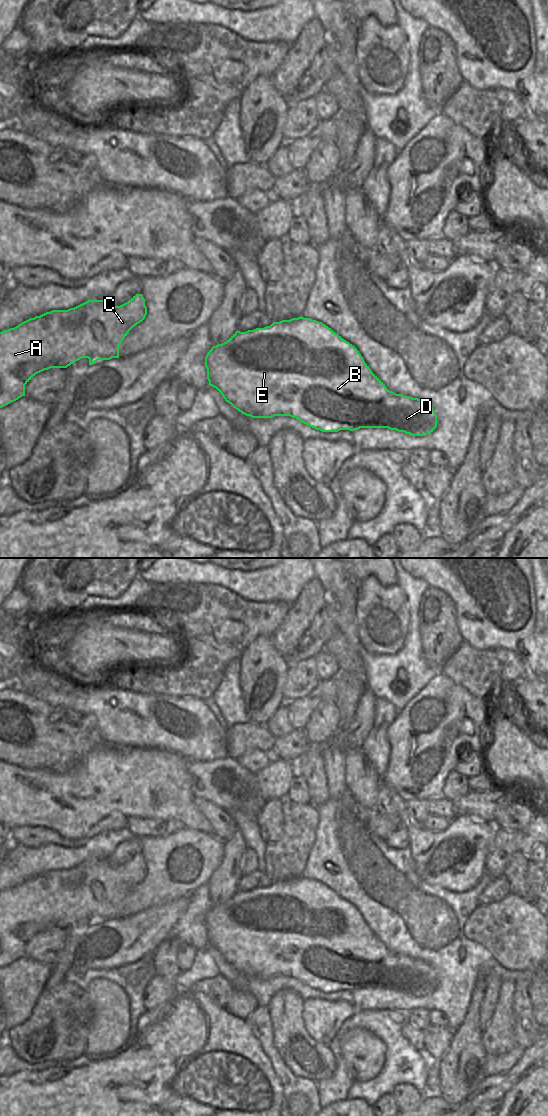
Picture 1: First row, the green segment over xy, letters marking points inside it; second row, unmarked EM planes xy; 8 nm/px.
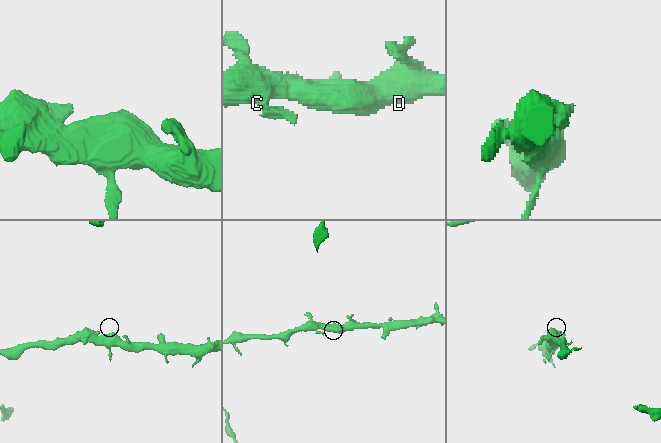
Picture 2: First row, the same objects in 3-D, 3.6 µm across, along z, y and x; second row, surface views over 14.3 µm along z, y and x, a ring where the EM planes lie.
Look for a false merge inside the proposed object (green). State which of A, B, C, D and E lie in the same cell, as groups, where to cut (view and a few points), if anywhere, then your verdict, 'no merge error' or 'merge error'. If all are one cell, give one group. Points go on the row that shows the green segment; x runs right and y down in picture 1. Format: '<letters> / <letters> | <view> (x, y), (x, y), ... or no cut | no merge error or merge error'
A B C D E | no cut | no merge error

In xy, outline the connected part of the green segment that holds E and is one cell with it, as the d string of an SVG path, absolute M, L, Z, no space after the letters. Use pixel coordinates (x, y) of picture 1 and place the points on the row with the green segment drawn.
M300 316L246 332L237 330L226 342L209 350L205 367L209 386L216 388L233 408L252 418L290 416L322 432L388 428L412 436L426 436L437 427L437 415L429 404L388 390L355 346L322 322L310 318Z

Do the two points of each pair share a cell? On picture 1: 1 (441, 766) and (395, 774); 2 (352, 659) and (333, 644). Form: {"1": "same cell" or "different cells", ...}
{"1": "same cell", "2": "same cell"}

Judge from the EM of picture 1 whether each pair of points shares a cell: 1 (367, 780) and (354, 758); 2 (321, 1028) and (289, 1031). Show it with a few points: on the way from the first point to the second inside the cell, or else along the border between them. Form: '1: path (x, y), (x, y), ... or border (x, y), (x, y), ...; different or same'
1: path (362, 775), (358, 771), (356, 763); same
2: border (302, 1007), (305, 1030), (316, 1041), (324, 1044); different

